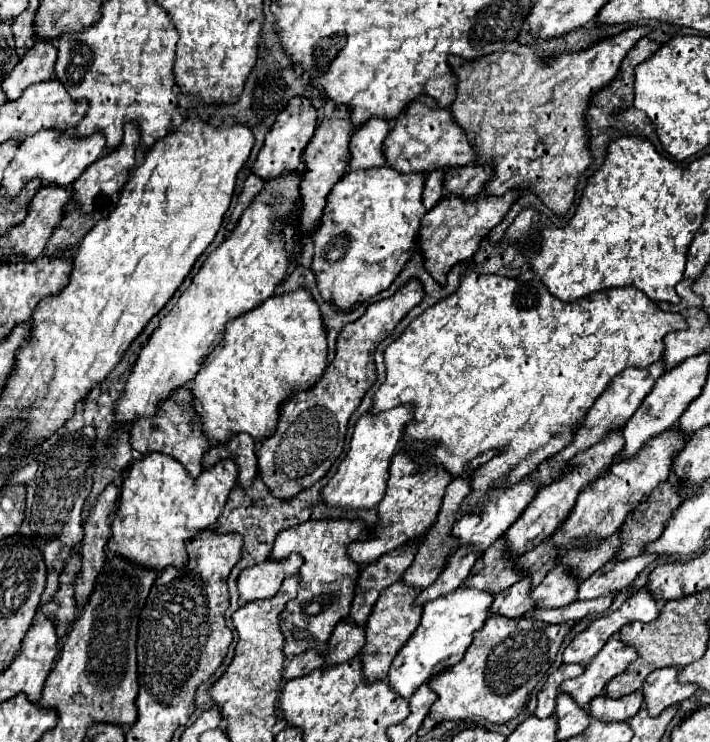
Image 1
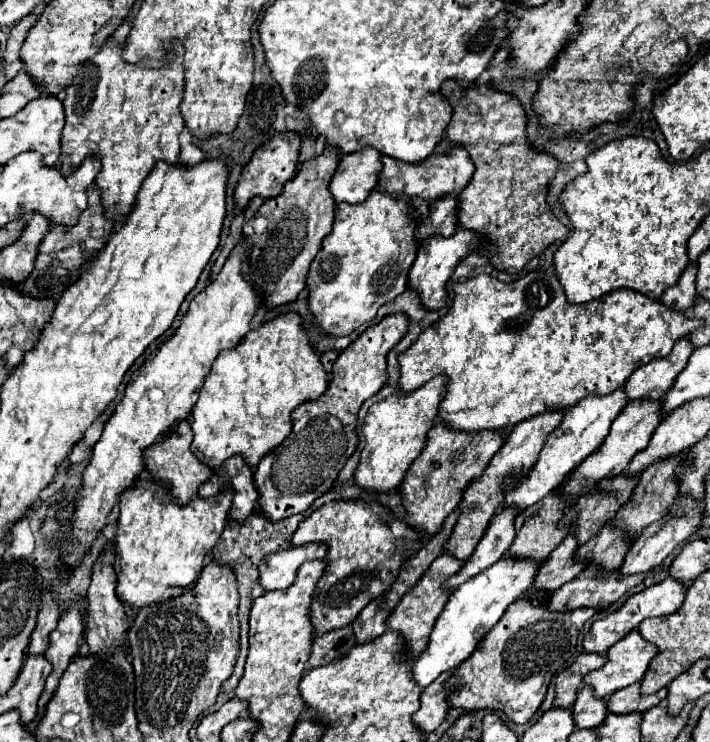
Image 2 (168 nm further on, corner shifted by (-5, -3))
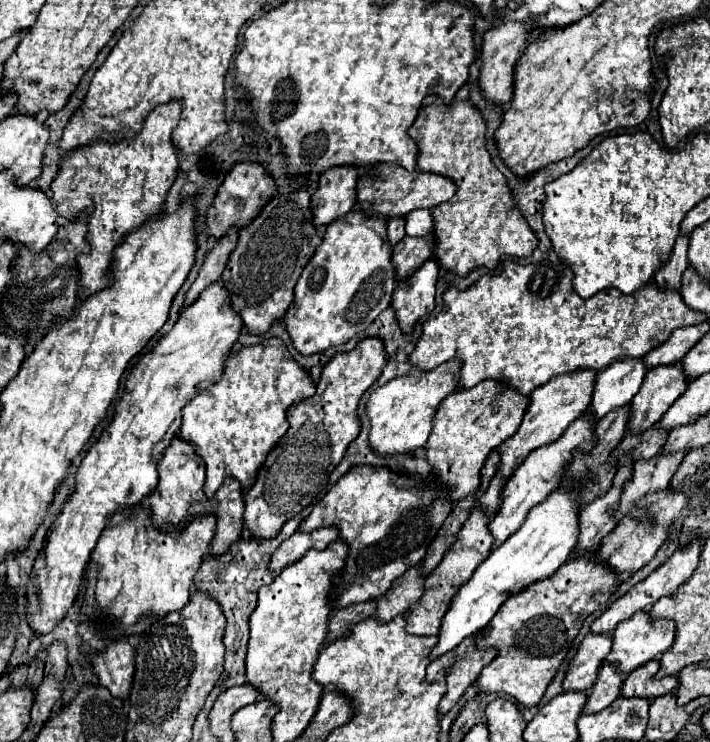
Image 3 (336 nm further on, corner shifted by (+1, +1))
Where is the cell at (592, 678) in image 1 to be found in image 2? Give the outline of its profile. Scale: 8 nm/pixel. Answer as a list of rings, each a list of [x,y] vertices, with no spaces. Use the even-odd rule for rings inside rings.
[[[632,630],[608,650],[608,662],[600,670],[584,676],[584,682],[594,688],[596,698],[606,700],[612,692],[640,682],[656,654],[658,648]]]

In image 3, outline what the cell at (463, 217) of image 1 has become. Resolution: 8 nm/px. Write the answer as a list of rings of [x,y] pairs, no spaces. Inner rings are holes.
[[[428,260],[414,272],[414,276],[410,276],[410,280],[398,282],[392,294],[392,308],[404,334],[412,334],[418,318],[434,310],[436,278],[438,264],[434,260]]]

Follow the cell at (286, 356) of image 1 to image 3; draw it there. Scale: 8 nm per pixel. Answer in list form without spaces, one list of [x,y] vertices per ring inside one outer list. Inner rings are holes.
[[[270,338],[258,346],[240,348],[234,356],[230,356],[224,364],[222,380],[216,384],[206,386],[186,408],[182,410],[184,420],[180,426],[180,438],[194,446],[196,454],[202,456],[206,462],[206,484],[204,492],[212,500],[216,490],[222,486],[224,478],[236,478],[242,486],[242,490],[250,490],[256,482],[258,470],[264,464],[270,450],[276,446],[276,442],[286,434],[288,422],[286,422],[286,410],[302,398],[310,398],[316,392],[316,384],[310,380],[308,372],[302,370],[292,356],[288,354],[286,346],[278,338]]]

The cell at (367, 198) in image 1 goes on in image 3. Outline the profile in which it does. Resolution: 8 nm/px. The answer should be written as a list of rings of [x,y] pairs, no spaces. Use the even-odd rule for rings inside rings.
[[[352,210],[348,216],[338,218],[334,224],[326,228],[322,244],[318,246],[310,264],[304,268],[302,276],[298,278],[294,290],[294,302],[284,316],[286,332],[290,334],[294,348],[302,356],[318,354],[332,346],[348,342],[358,332],[366,330],[378,318],[378,314],[390,306],[390,296],[396,288],[396,276],[390,262],[390,254],[392,254],[392,246],[386,240],[386,220],[382,218],[366,216],[364,212]]]

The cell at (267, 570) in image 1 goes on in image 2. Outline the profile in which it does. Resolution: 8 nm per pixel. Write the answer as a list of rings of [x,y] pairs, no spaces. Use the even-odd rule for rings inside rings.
[[[308,544],[298,548],[288,548],[284,552],[276,552],[272,556],[266,556],[260,566],[260,584],[264,592],[272,590],[284,590],[294,582],[296,570],[308,562],[308,560],[324,560],[326,548],[322,544]]]

